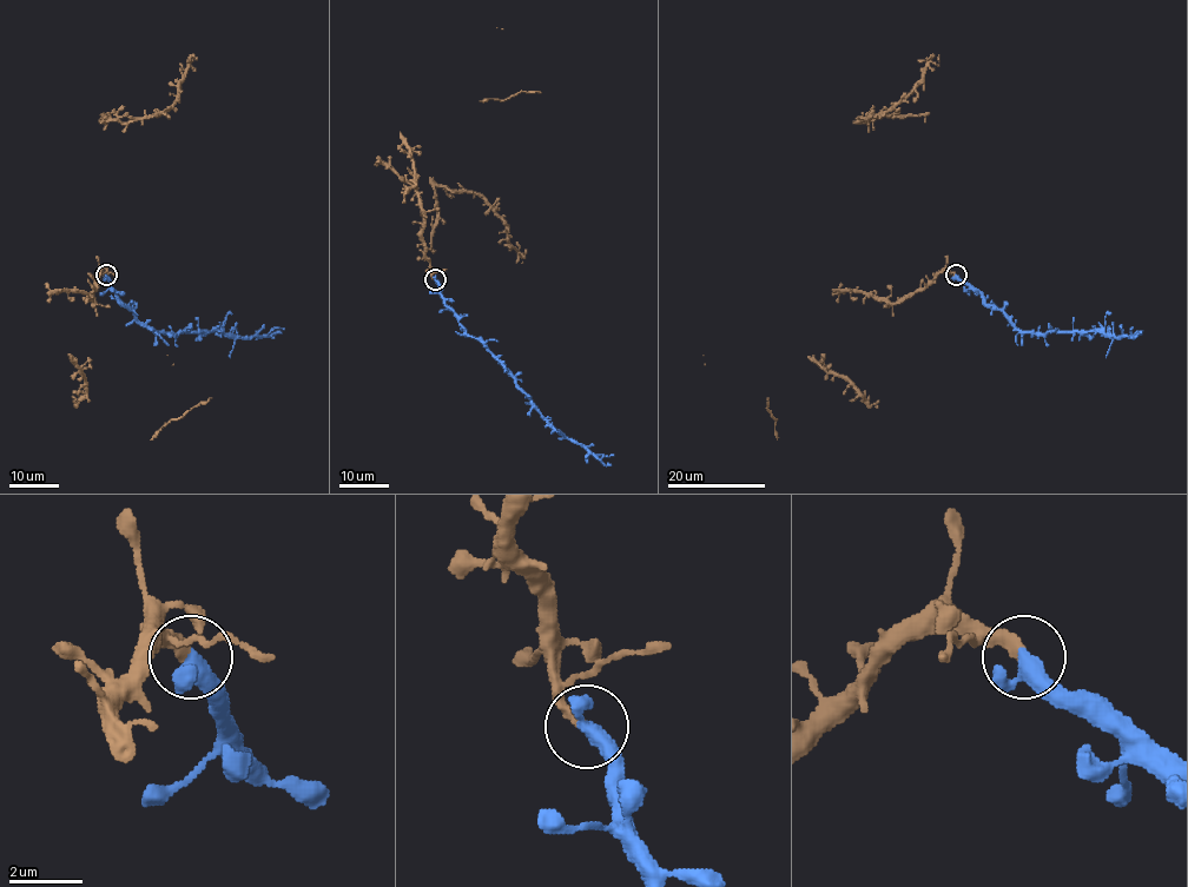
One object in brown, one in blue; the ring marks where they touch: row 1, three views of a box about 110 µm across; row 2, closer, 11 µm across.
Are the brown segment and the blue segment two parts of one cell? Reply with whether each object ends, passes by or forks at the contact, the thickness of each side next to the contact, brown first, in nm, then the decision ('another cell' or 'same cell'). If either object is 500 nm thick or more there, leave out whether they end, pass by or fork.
brown ends; blue passes by; calibres 360 and 360 nm; same cell

